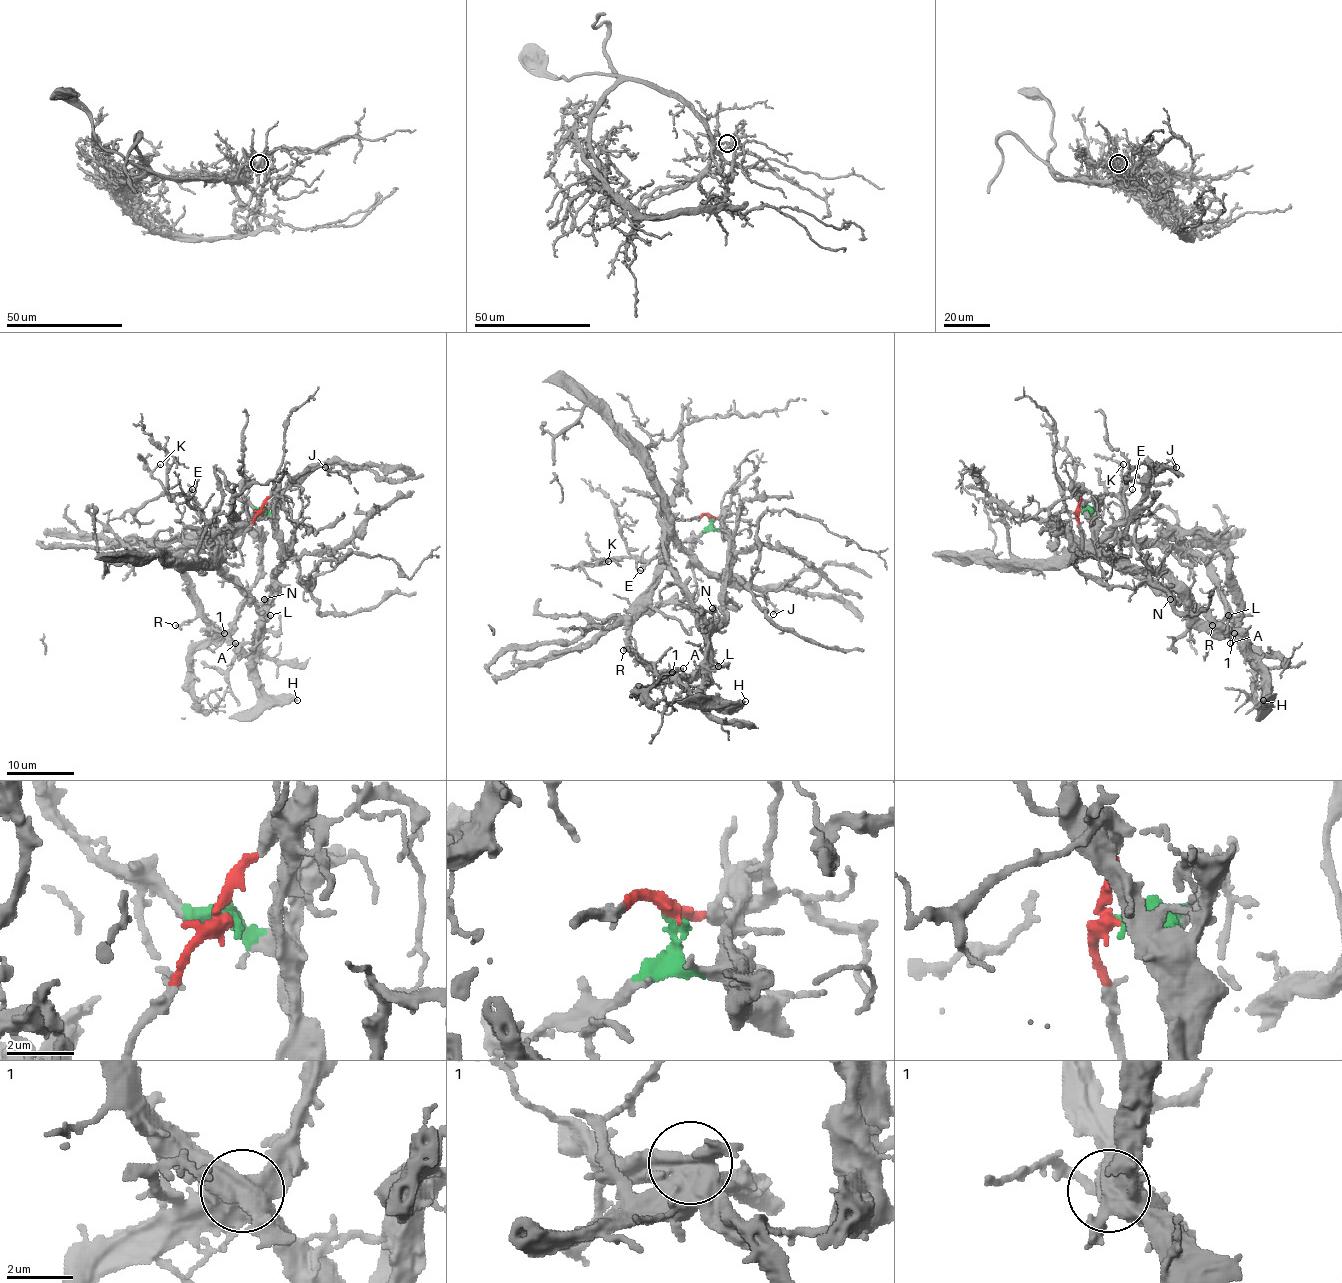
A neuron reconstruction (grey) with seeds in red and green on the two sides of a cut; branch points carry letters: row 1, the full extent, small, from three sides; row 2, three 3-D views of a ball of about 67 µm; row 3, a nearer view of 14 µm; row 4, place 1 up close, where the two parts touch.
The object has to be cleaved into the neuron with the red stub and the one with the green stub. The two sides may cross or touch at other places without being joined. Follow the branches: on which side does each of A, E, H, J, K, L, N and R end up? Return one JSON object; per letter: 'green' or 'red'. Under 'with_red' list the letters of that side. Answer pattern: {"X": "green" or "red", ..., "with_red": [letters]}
{"A": "red", "E": "red", "H": "green", "J": "red", "K": "red", "L": "green", "N": "green", "R": "red", "with_red": ["A", "E", "J", "K", "R"]}

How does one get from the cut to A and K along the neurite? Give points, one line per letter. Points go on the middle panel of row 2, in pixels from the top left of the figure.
A: (710, 519), (703, 515), (676, 519), (659, 583), (652, 600), (631, 626), (628, 639), (657, 670), (682, 668)
K: (710, 519), (703, 515), (674, 520), (669, 539), (650, 559), (599, 559), (608, 561)

